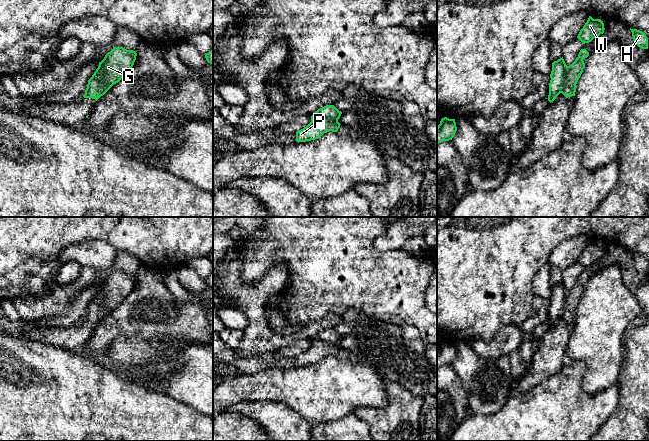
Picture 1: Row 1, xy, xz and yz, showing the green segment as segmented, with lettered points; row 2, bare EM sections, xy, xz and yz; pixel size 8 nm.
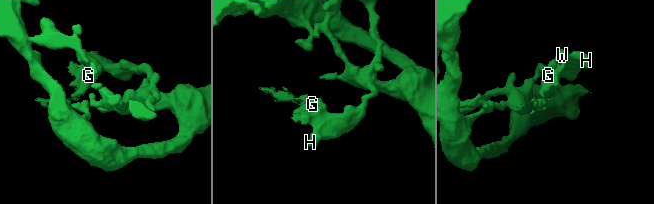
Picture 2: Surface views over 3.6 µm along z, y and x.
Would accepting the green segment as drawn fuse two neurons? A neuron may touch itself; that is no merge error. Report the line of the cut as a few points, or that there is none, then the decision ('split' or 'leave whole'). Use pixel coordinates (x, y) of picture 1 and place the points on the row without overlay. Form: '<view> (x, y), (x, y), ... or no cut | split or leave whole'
yz (568, 290), (560, 316) | split

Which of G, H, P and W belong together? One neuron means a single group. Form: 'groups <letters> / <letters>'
groups G H W / P

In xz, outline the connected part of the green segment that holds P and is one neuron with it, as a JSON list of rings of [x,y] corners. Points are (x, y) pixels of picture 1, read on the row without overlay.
[[[314,338],[311,340],[311,346],[306,351],[296,356],[296,364],[299,367],[318,363],[329,355],[337,356],[340,349],[338,345]]]

